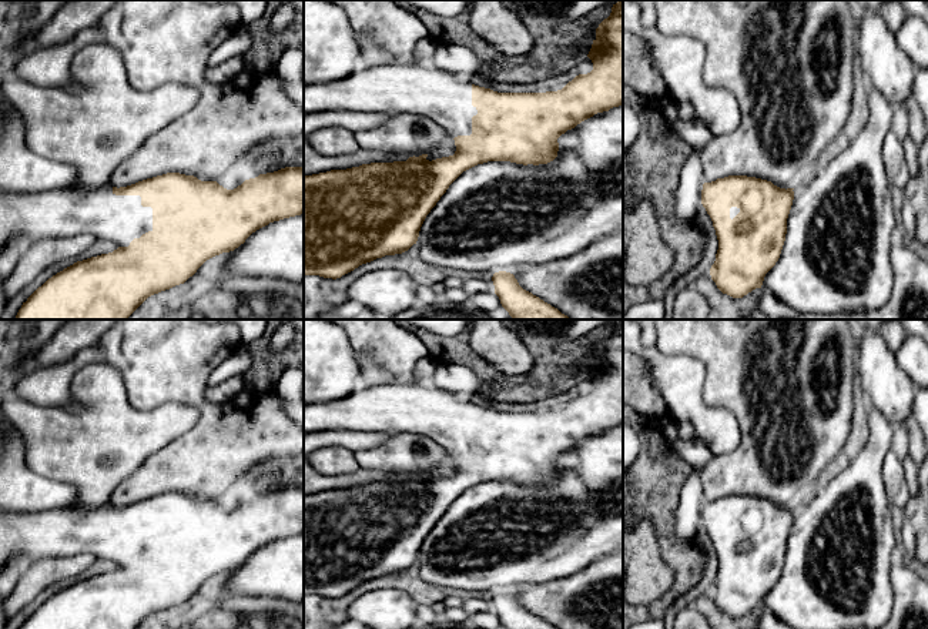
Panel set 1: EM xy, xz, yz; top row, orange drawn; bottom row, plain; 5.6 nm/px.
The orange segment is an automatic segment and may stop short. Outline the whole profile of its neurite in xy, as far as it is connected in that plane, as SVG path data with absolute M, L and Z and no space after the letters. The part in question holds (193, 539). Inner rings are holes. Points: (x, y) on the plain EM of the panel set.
M285 486L274 492L259 494L255 498L245 499L234 509L227 509L217 501L201 501L194 495L185 495L180 492L167 492L153 498L138 501L127 506L113 506L104 503L96 508L87 506L66 506L41 512L0 512L0 569L9 563L13 558L21 558L24 565L46 558L70 558L76 555L94 555L97 559L113 559L120 566L108 573L101 573L83 581L77 581L73 585L57 592L48 598L41 606L38 606L20 629L137 629L148 616L161 610L170 609L175 605L184 603L192 596L197 589L210 578L222 572L230 572L238 568L245 559L257 549L268 545L269 542L284 538L304 533L304 486Z

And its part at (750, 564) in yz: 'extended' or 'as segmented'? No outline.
extended

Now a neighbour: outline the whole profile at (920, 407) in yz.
M917 388L912 402L912 415L918 422L928 446L928 388Z

